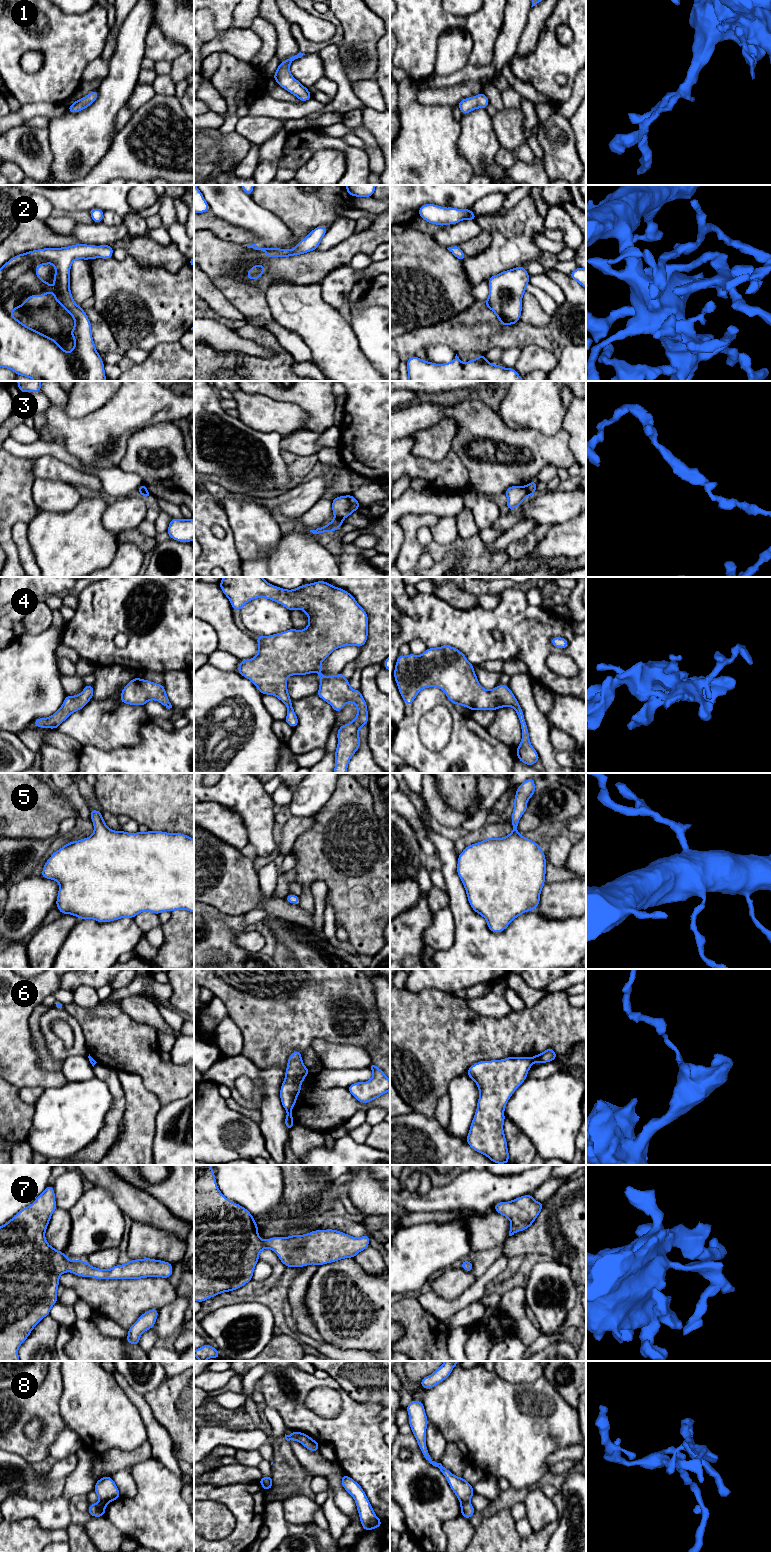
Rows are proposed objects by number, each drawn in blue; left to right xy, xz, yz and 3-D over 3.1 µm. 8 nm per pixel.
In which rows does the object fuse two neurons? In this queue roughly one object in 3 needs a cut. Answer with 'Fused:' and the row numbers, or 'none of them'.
Fused: 3, 6, 8

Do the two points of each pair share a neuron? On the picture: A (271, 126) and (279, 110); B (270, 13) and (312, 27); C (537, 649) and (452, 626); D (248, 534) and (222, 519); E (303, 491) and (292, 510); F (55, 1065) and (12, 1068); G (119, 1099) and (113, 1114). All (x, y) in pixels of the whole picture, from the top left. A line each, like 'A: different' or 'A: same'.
A: different
B: different
C: same
D: different
E: same
F: different
G: same

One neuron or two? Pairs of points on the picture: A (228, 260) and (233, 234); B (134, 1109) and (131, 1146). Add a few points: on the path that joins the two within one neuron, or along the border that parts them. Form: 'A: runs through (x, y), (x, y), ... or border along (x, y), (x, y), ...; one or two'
A: border along (210, 231), (223, 240), (245, 245); two
B: runs through (134, 1118), (134, 1137); one

